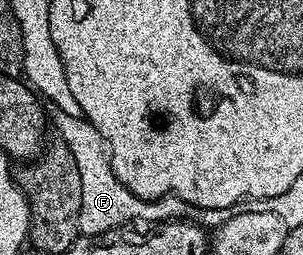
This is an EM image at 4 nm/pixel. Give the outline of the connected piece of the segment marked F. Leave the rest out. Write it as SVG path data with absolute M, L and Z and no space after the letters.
M55 110L53 114L53 130L54 133L55 130L59 133L59 135L57 135L58 141L63 142L65 148L69 148L69 152L73 152L73 160L77 160L77 172L81 172L80 235L104 234L113 228L128 224L150 224L152 222L170 222L172 220L196 222L197 225L214 232L233 215L232 208L197 208L193 204L181 200L181 196L177 196L176 194L166 194L160 198L148 200L139 198L133 192L129 192L129 188L125 188L125 184L121 184L121 180L117 180L117 176L113 172L113 168L111 167L111 155L107 148L107 142L101 136L101 132L97 132L97 128L93 128L93 124L82 116L74 118L61 110Z

